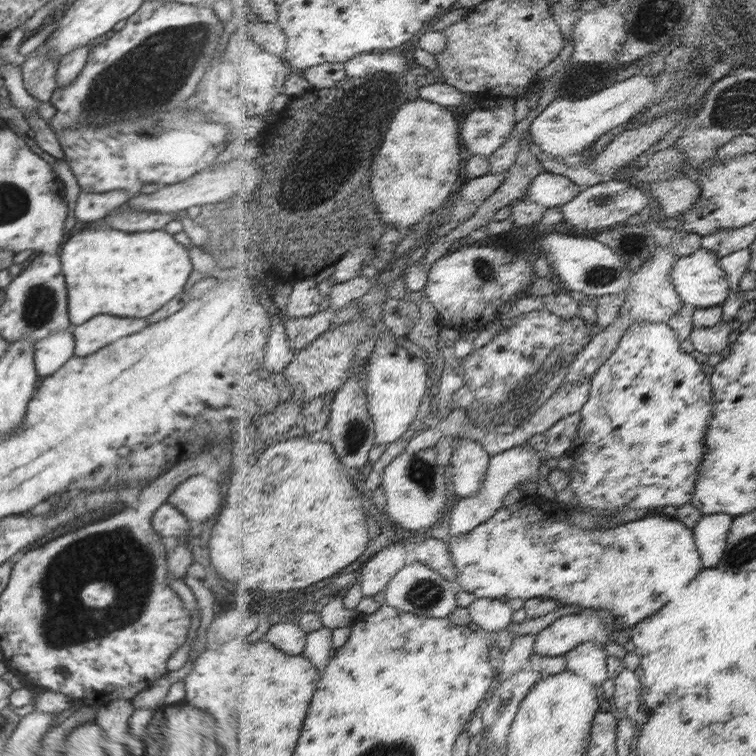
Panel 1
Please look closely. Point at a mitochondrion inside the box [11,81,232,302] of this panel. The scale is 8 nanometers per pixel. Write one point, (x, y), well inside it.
(133, 127)

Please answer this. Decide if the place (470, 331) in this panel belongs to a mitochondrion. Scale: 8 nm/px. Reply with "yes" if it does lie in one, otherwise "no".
no

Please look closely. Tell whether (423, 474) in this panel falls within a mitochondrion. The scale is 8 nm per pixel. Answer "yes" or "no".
yes

